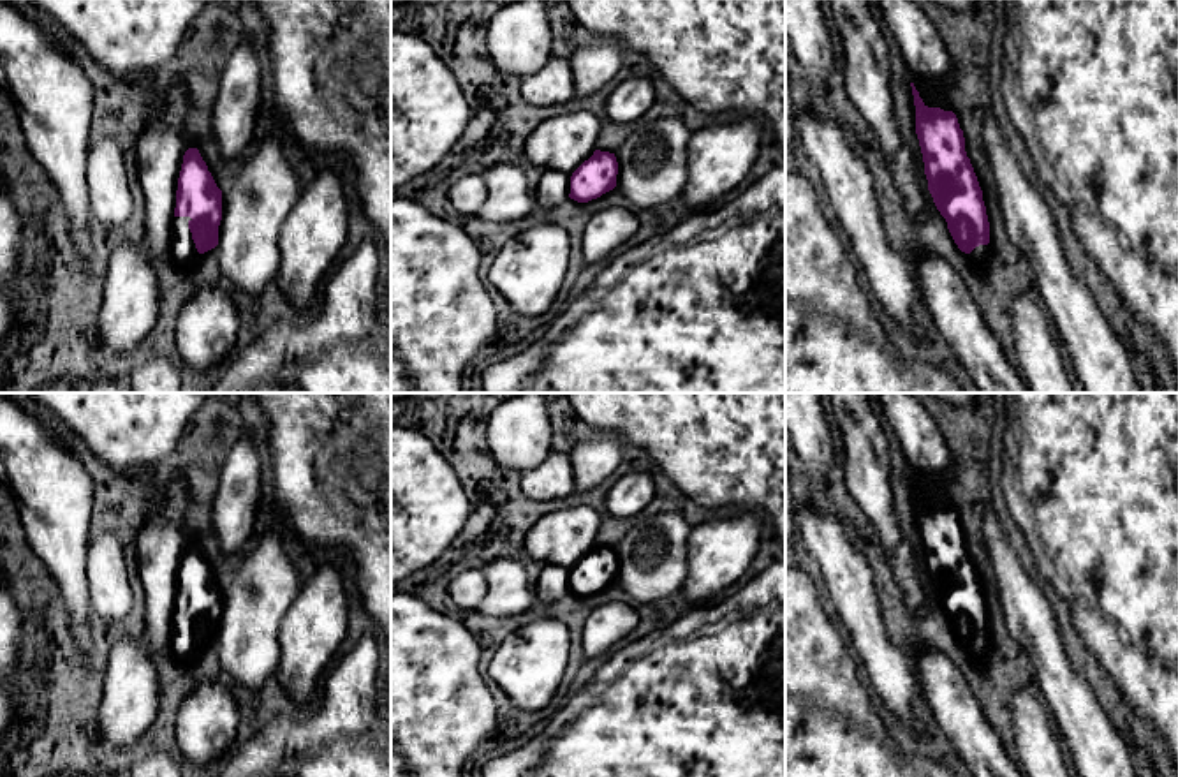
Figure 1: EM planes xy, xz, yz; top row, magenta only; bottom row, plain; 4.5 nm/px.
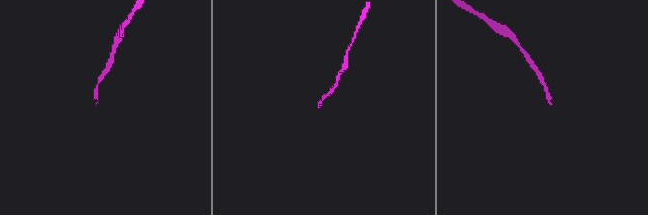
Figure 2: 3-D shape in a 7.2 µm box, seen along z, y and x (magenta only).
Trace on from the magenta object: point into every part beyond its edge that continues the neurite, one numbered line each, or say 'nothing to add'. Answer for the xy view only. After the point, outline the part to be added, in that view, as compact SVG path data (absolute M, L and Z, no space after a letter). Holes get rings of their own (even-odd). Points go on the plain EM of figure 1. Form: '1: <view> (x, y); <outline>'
1: xy (184, 647); M174 611L173 613L173 634L169 650L181 666L190 666L201 654L201 648L195 643L192 627L188 624L190 611Z

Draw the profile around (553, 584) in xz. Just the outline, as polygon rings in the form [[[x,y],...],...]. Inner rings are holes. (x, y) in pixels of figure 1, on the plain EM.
[[[542,566],[542,573],[534,585],[534,594],[539,601],[555,603],[569,594],[571,571],[562,566]]]

